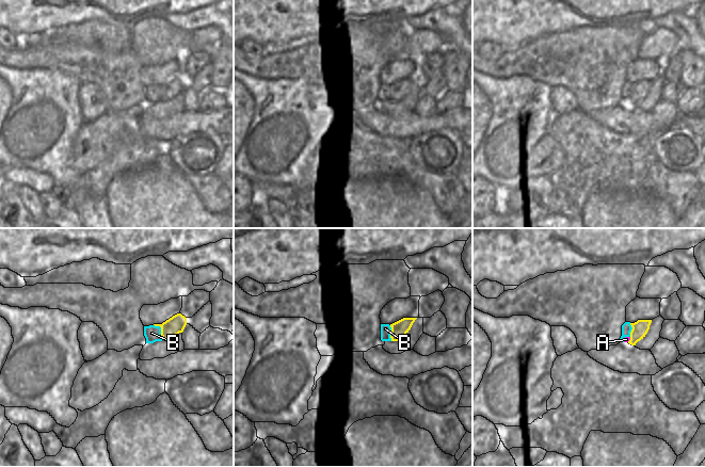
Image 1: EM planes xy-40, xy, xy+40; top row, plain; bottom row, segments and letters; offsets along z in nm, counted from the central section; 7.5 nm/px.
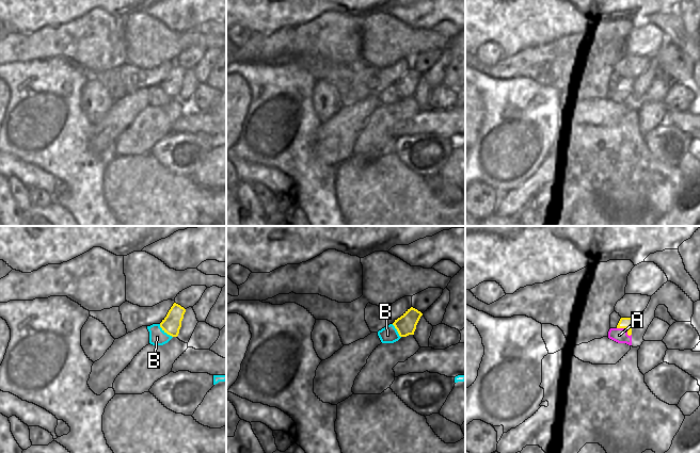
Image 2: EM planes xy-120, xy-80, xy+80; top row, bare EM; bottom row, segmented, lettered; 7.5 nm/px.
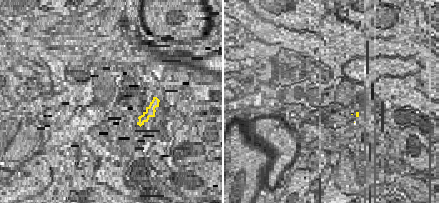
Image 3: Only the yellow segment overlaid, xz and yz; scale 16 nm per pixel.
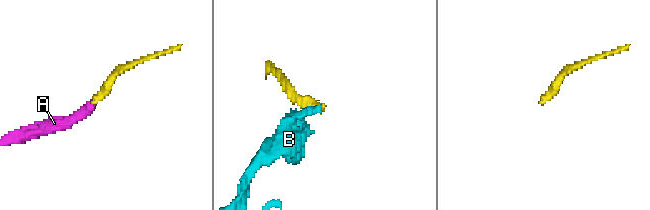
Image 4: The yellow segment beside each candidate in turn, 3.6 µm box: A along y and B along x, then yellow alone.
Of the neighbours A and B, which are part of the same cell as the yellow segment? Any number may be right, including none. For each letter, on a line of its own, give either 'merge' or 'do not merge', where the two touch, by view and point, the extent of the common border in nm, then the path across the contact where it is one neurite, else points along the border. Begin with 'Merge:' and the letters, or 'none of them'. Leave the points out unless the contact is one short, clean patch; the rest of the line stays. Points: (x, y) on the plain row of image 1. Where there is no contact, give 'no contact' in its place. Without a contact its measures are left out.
Merge: A
A: merge; contact xy+40 (630, 100); length 50 nm; way xy+40 (640, 90), (630, 100), (626, 100)
B: do not merge; contact xy-40 (161, 91); length 130 nm; border xy-40 (154, 85), (160, 89), (160, 96), (163, 99)

